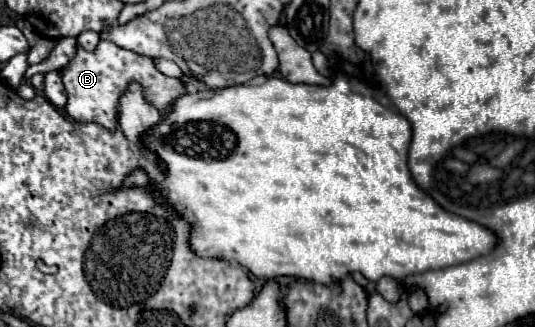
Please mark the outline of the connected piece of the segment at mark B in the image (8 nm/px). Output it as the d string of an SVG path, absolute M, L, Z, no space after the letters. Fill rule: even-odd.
M102 40L96 52L86 52L84 48L78 48L70 64L60 70L60 76L66 86L66 94L68 94L68 104L66 104L68 116L76 122L100 124L106 130L114 130L118 126L118 100L128 90L130 82L138 82L142 90L146 90L146 102L158 108L162 116L170 114L174 102L182 94L186 94L184 82L178 78L164 76L156 68L152 58L122 50L108 40Z

